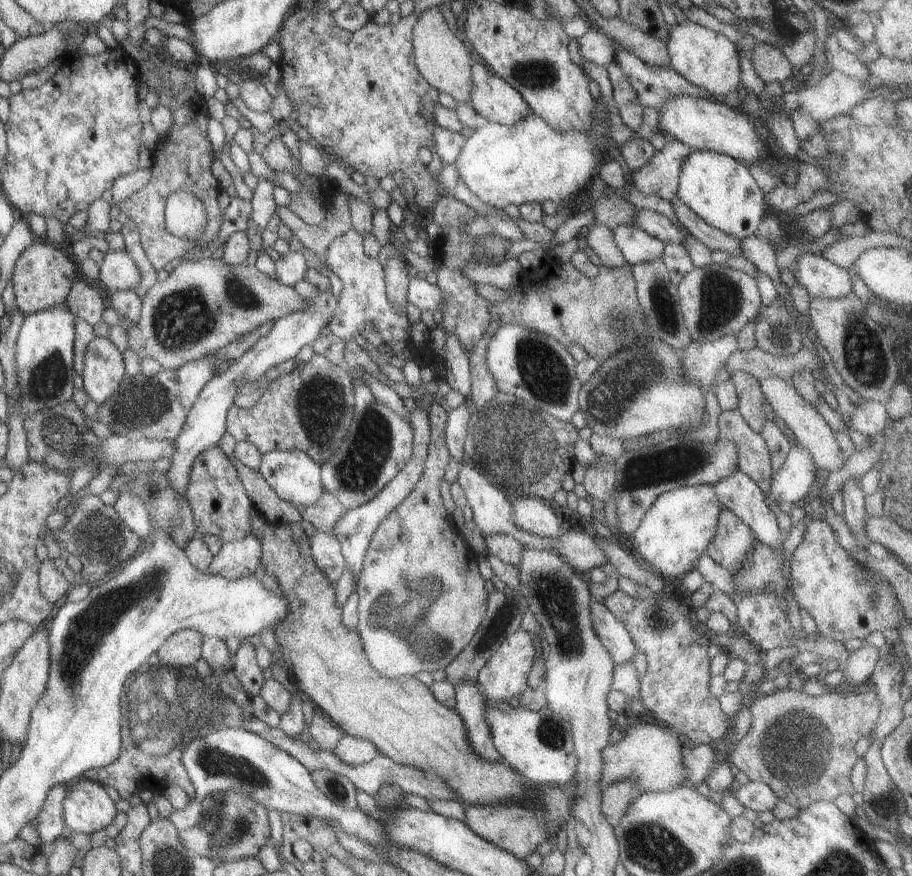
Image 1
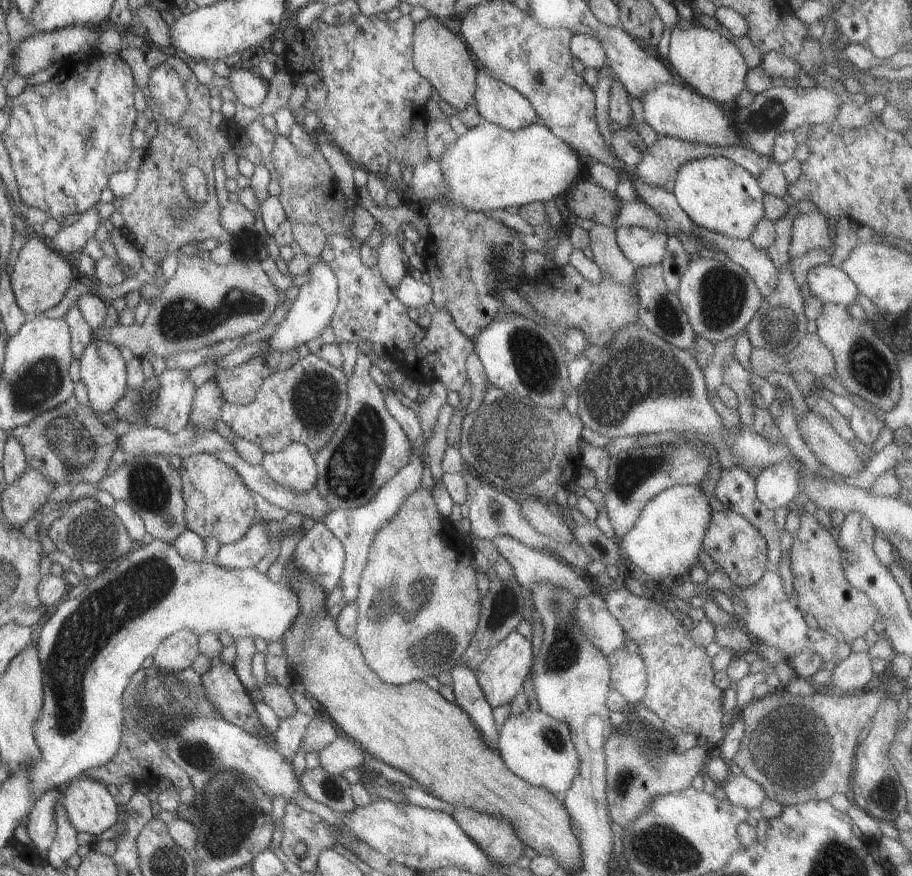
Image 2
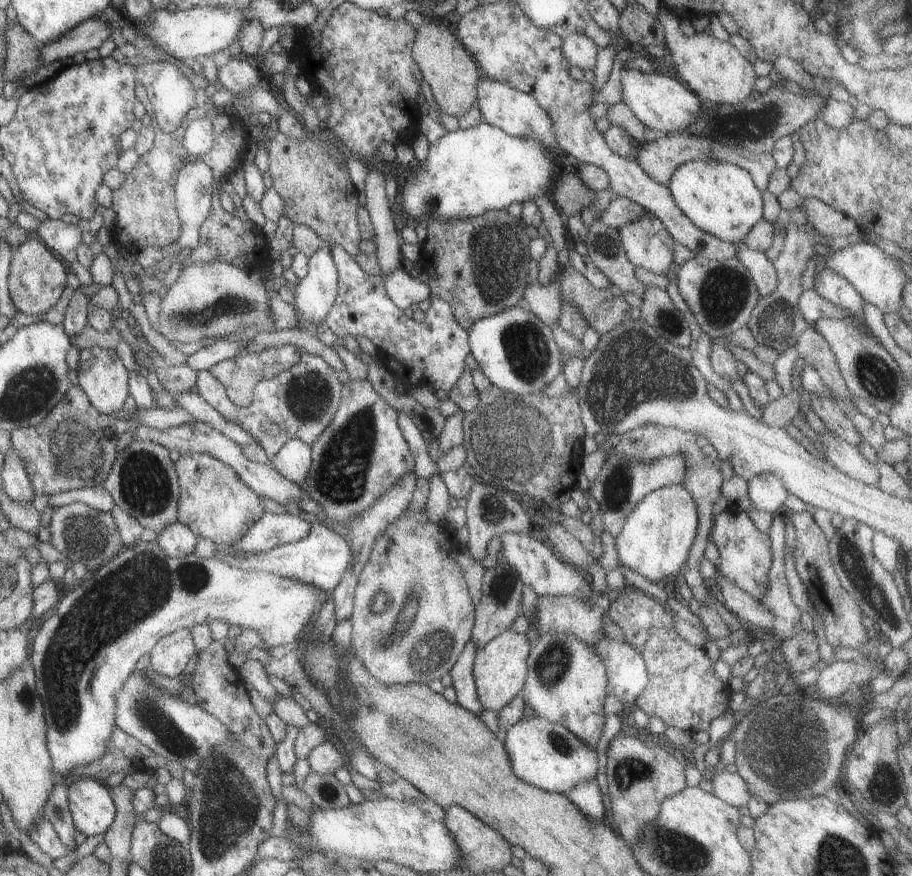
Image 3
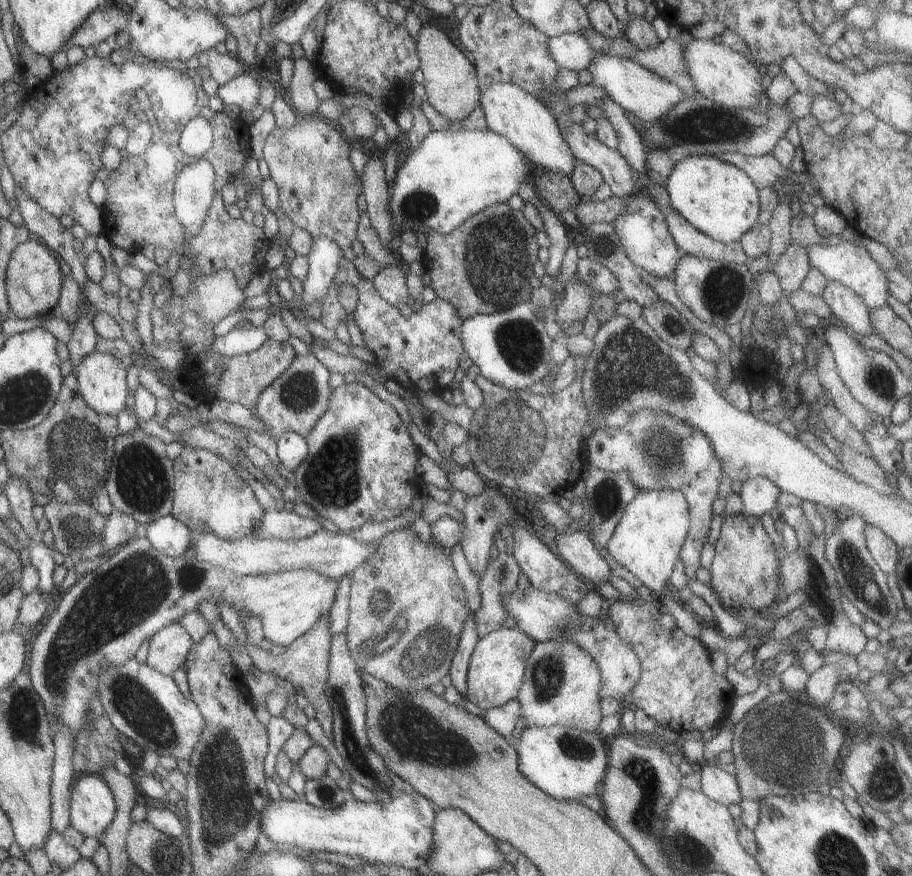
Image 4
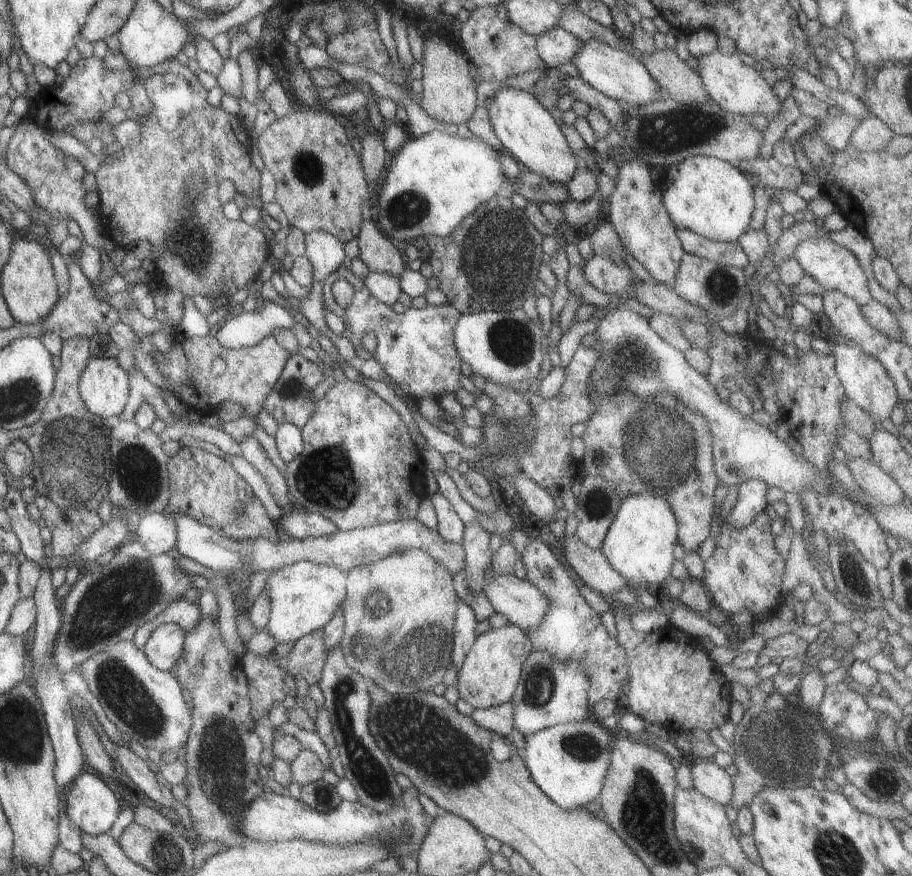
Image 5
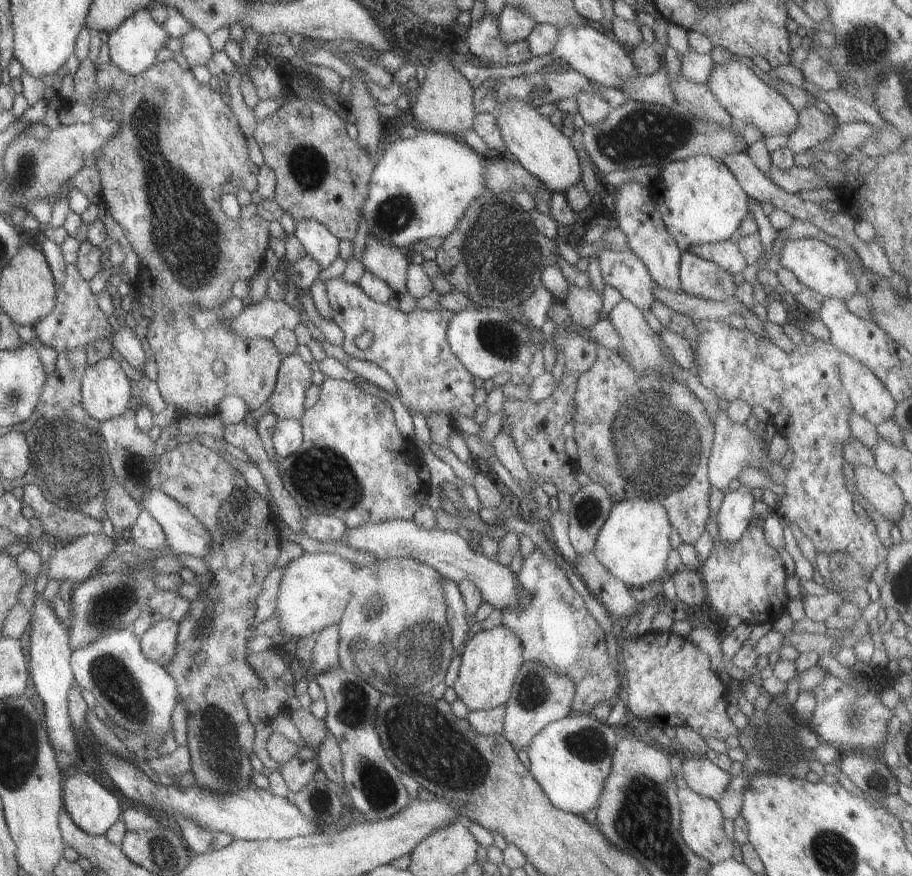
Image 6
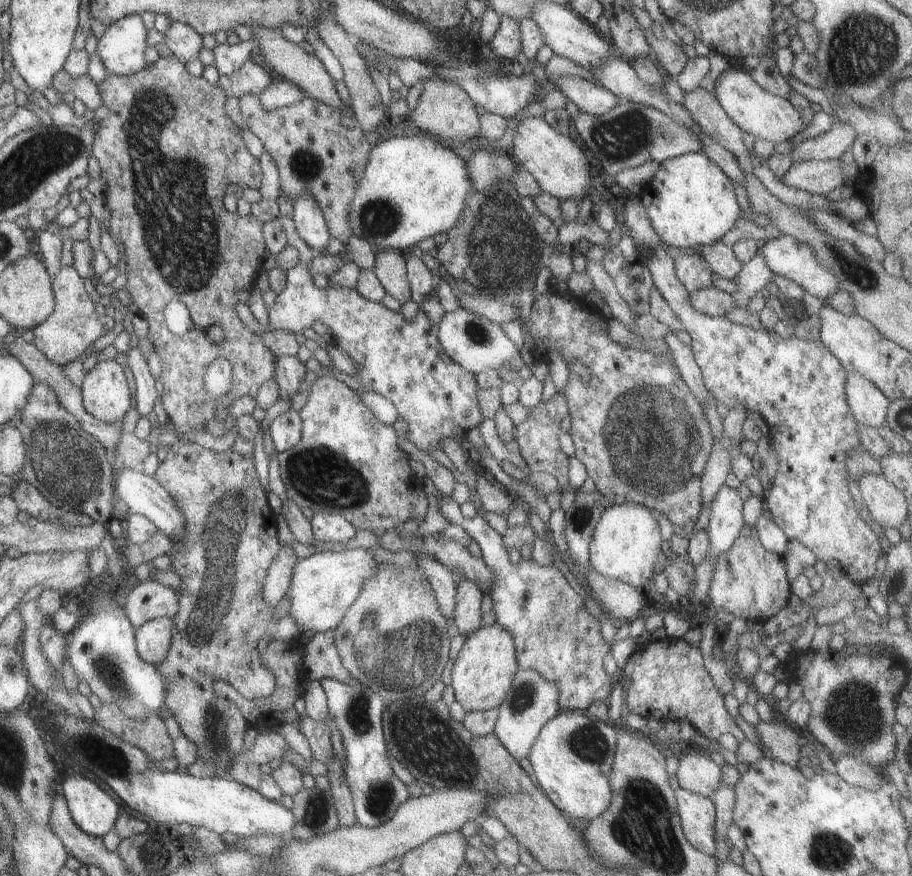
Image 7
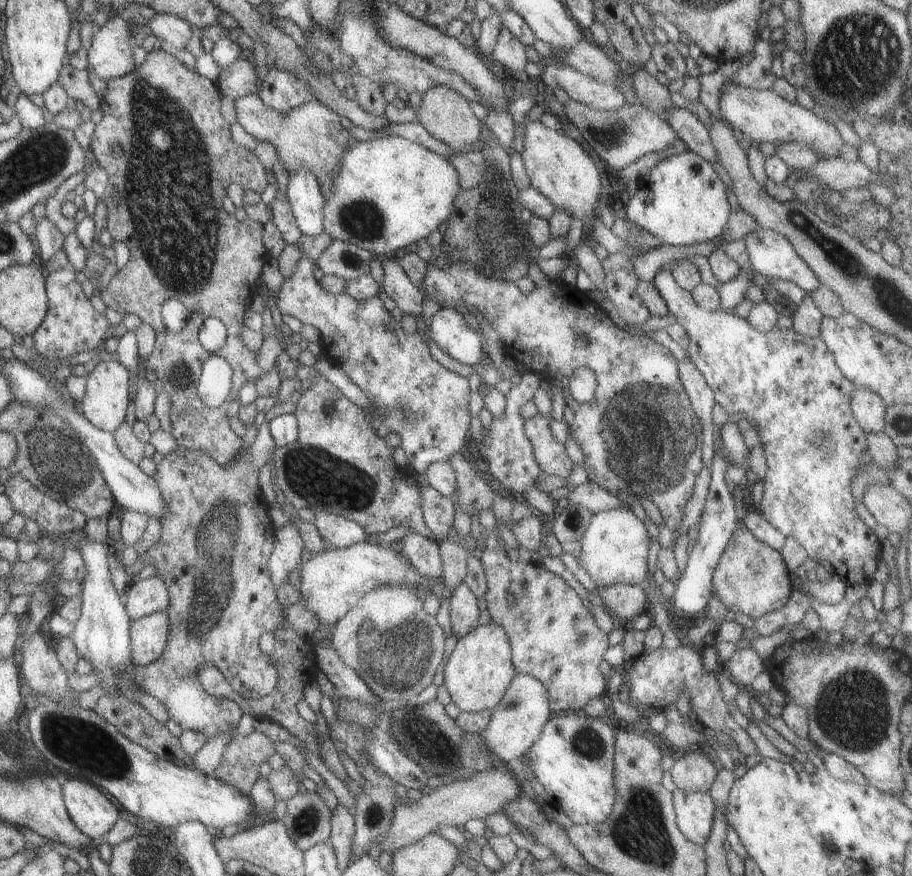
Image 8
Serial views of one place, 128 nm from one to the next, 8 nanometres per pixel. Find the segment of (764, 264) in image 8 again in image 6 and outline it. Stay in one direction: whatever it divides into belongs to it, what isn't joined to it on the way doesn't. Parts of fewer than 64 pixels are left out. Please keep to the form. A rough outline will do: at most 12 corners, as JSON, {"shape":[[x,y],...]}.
{"shape":[[811,237],[785,240],[776,264],[823,299],[857,293],[845,259]]}

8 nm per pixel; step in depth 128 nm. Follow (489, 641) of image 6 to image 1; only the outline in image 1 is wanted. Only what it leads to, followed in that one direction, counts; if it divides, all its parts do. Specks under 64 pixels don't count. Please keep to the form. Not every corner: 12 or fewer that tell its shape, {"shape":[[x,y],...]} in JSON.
{"shape":[[519,627],[476,676],[485,700],[508,701],[528,687],[535,648]]}

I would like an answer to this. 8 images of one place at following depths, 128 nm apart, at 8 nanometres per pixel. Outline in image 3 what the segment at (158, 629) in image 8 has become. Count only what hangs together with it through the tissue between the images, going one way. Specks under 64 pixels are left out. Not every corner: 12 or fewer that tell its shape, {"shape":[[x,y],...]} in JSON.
{"shape":[[189,629],[153,644],[146,670],[178,676],[195,652]]}

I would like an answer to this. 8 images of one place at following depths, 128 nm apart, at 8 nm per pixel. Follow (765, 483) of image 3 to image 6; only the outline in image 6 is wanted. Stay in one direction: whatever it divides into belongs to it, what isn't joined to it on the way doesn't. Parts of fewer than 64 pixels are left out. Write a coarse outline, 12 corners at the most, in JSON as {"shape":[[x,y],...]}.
{"shape":[[750,488],[723,491],[717,538],[735,542],[754,517]]}

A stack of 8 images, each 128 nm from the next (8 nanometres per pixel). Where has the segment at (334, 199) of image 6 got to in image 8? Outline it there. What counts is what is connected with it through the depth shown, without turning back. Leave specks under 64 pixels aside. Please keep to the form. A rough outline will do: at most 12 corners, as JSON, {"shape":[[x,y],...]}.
{"shape":[[255,93],[234,100],[235,122],[273,144],[285,171],[315,174],[329,196],[355,144],[340,117],[311,100],[287,114]]}

